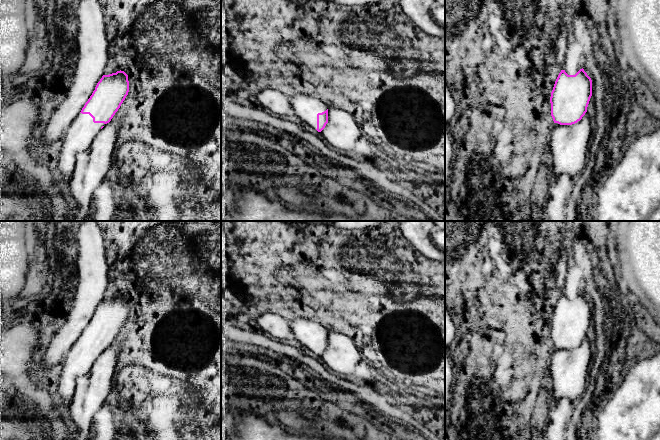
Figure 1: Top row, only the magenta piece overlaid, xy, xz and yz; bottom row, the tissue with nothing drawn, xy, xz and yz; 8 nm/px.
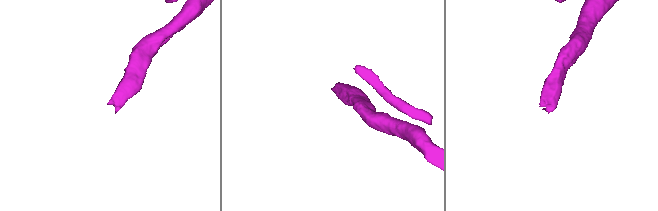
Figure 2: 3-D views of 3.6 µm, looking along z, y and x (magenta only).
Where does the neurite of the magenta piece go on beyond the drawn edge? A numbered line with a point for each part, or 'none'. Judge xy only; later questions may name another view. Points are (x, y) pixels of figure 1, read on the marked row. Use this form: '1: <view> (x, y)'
1: xy (79, 135)

